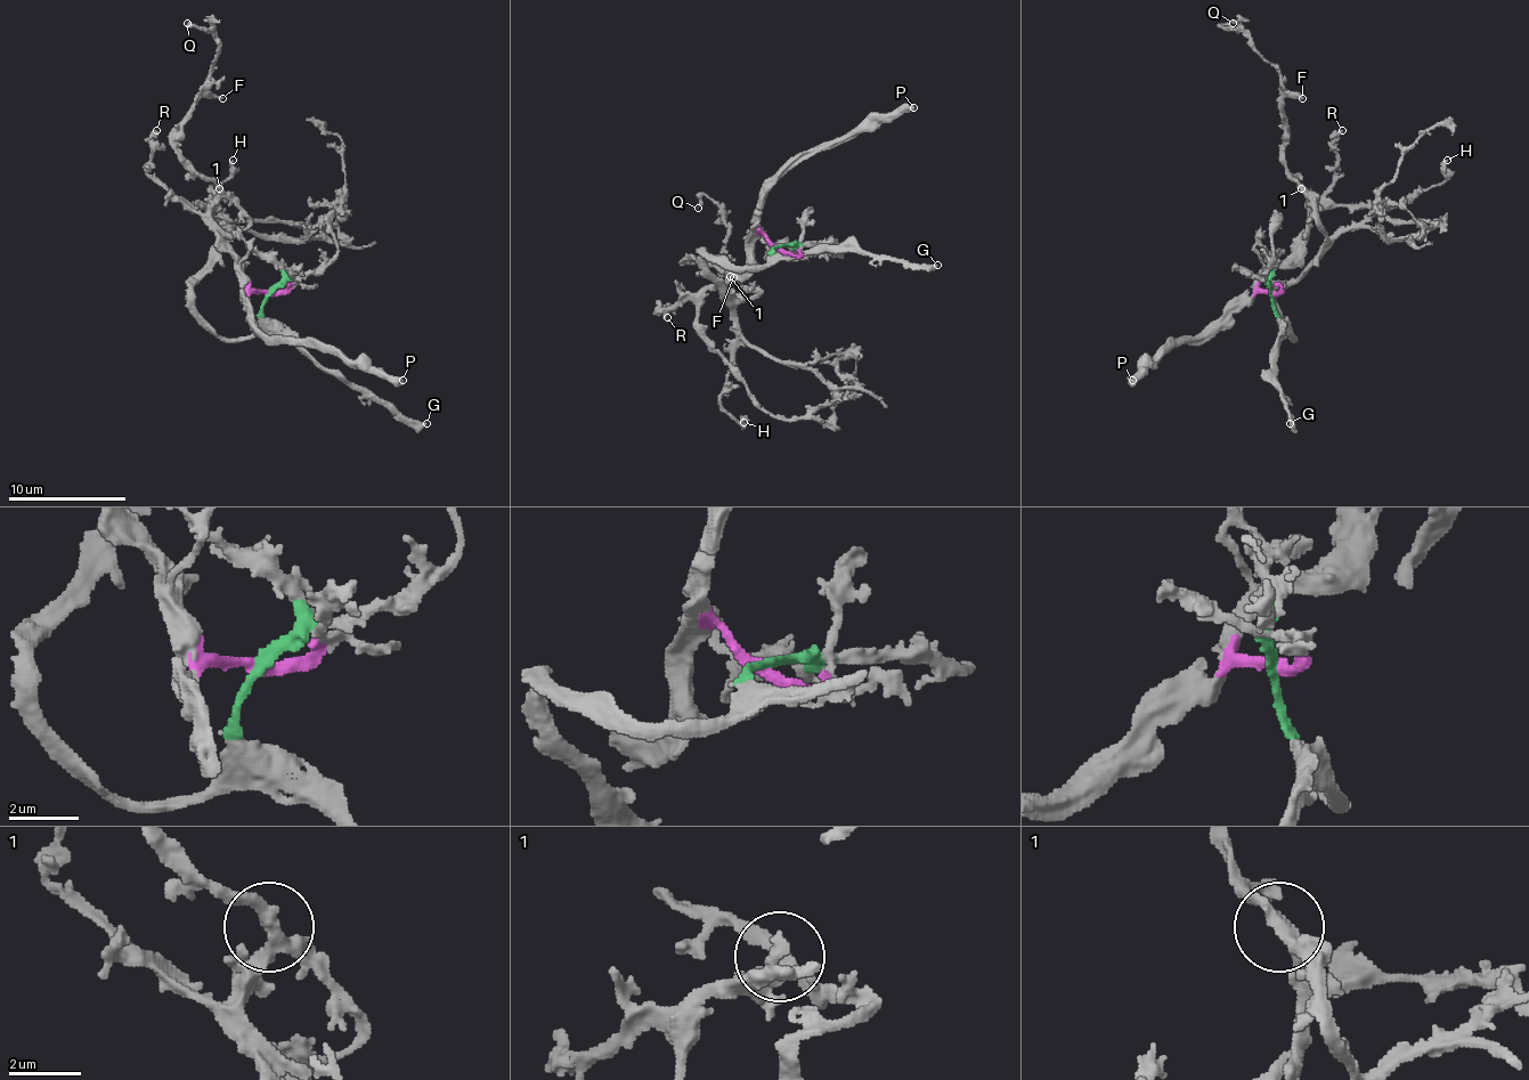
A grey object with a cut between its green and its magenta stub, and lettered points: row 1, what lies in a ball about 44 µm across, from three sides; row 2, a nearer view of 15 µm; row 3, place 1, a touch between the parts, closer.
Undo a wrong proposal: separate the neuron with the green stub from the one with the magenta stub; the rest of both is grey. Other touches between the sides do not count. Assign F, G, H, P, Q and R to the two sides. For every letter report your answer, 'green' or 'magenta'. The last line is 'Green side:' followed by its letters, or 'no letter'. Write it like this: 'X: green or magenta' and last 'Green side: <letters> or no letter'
F: magenta
G: green
H: green
P: magenta
Q: magenta
R: magenta
Green side: G, H

